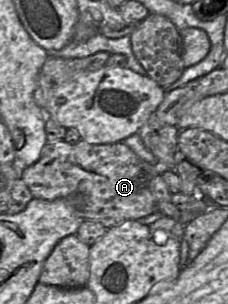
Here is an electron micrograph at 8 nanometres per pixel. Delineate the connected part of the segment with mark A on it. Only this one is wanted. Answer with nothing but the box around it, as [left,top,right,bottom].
[21,139,159,229]

